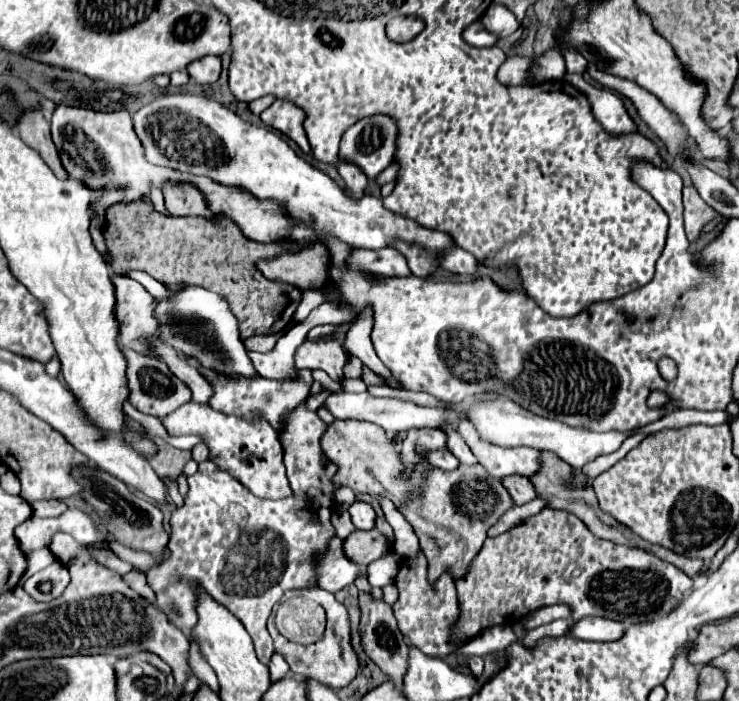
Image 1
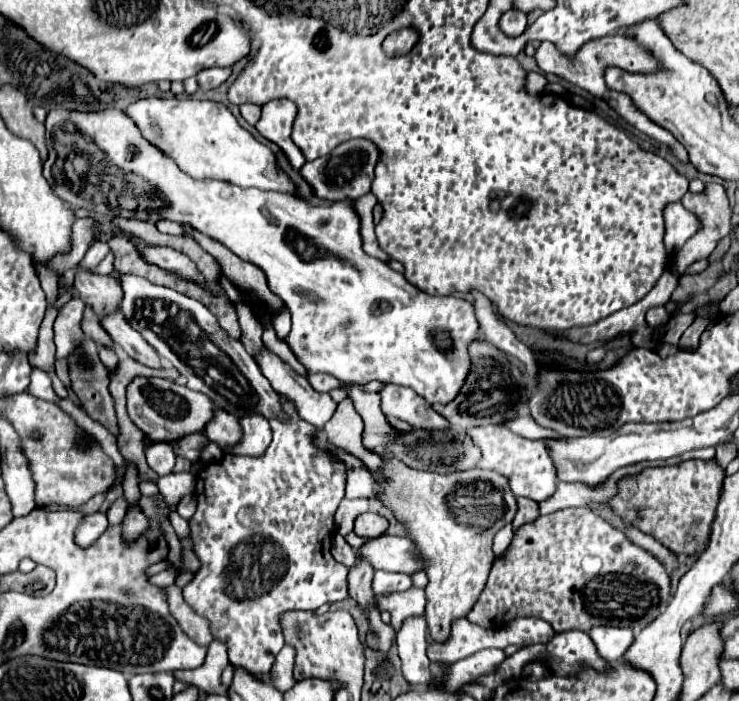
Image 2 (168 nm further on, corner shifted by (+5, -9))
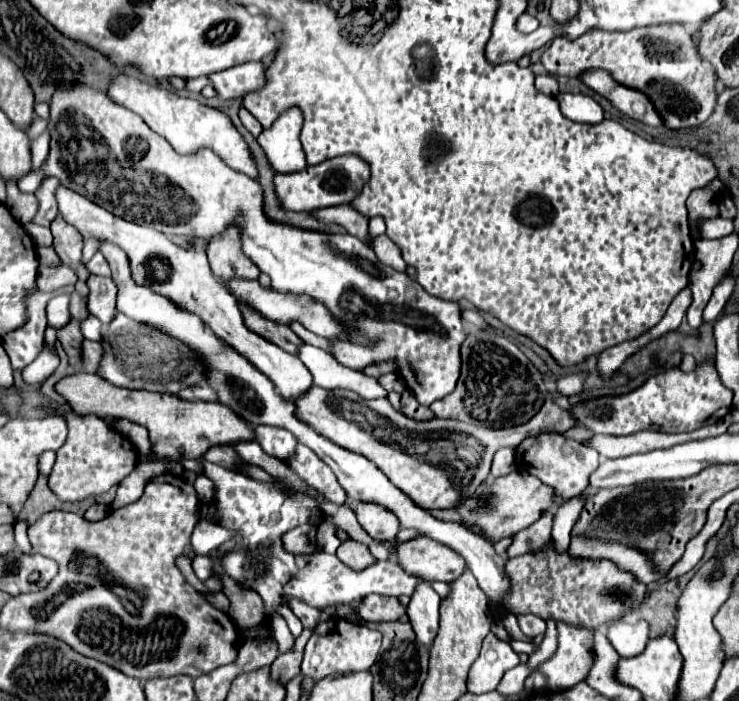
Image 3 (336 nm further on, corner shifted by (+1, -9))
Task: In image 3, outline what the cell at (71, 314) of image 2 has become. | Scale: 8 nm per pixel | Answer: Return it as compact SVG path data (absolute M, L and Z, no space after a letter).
M57 294L47 302L47 318L49 326L59 330L65 322L69 322L69 294Z

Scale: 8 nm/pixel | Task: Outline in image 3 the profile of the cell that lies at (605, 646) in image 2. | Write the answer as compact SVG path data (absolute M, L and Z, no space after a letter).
M619 620L609 626L607 638L611 640L611 644L619 652L619 656L623 656L623 658L637 656L645 650L645 646L649 642L649 622L639 620L635 624L629 624L629 622Z

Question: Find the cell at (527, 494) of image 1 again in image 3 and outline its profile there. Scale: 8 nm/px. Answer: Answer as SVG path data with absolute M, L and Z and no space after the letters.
M545 512L527 530L521 530L519 534L515 534L511 546L507 548L507 558L511 560L515 556L523 556L529 552L543 552L543 548L551 540L551 524L553 524L553 514Z

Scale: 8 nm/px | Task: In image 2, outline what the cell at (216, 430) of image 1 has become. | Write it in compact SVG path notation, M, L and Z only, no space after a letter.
M251 414L239 418L243 430L241 440L235 446L227 446L223 452L233 456L263 456L271 444L271 428L261 414Z

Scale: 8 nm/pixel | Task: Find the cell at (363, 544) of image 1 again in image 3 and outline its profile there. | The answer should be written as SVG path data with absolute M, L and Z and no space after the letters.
M423 536L403 542L397 548L397 564L407 574L419 576L429 582L453 582L467 568L461 554L451 550L449 546L443 546L441 542Z

